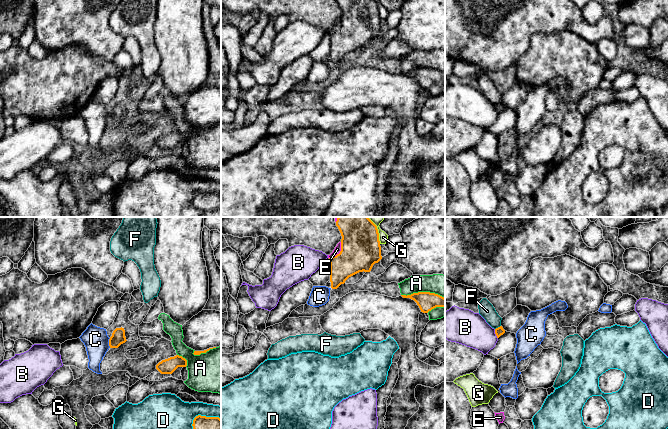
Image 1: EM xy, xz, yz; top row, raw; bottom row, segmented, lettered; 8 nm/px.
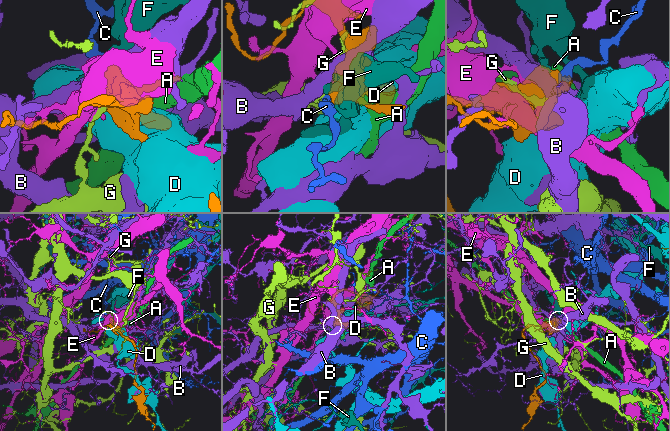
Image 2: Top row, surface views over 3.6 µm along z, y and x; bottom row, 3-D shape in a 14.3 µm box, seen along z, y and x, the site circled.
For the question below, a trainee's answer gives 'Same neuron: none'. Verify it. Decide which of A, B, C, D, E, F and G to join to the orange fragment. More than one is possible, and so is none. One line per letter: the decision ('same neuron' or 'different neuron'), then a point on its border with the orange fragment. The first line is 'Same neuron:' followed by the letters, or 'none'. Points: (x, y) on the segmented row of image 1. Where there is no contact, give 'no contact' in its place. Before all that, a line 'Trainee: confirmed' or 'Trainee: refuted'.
Trainee: confirmed
Same neuron: none
A: different neuron; meets orange in xz at (423, 292)
B: different neuron; meets orange in yz at (495, 333)
C: different neuron; meets orange in xy at (109, 343)
D: different neuron; meets orange in xy at (203, 416)
E: different neuron; meets orange in xz at (340, 252)
F: different neuron; meets orange in yz at (498, 327)
G: different neuron; meets orange in xz at (377, 230)

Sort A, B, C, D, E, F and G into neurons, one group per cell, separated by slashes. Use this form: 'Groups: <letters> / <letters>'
Groups: A / B / C / D / E / F / G

